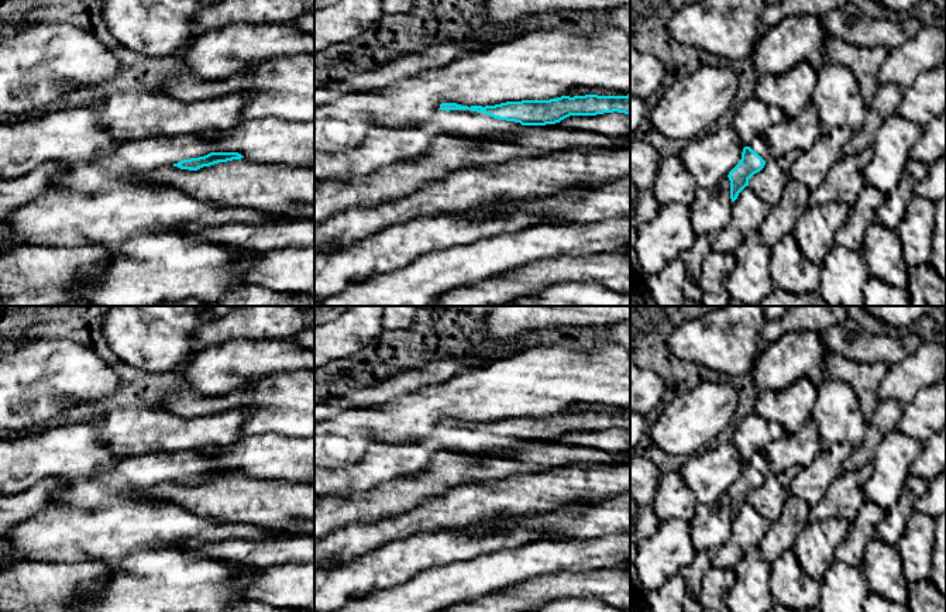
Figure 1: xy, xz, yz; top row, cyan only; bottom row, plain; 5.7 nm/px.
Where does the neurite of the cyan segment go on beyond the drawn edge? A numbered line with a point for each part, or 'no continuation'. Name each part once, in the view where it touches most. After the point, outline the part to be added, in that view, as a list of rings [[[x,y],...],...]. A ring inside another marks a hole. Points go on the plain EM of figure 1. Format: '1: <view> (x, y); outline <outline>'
1: xz (379, 463); outline [[[438,426],[429,437],[398,444],[371,444],[364,455],[341,468],[314,465],[314,496],[345,496],[367,491],[398,475],[414,474],[440,451],[485,454],[502,451],[520,439],[472,426]]]

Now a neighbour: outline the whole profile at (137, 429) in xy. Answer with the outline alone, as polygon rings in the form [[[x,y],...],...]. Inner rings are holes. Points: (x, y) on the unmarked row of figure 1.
[[[134,402],[133,405],[121,408],[113,403],[99,406],[90,416],[90,420],[97,423],[103,443],[106,443],[114,454],[124,458],[149,453],[202,453],[206,448],[237,444],[244,439],[242,426],[250,415],[250,409],[237,408],[200,417],[182,417],[166,409]]]

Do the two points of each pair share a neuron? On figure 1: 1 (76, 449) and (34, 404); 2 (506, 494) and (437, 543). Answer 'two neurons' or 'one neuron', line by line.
1: two neurons
2: two neurons

